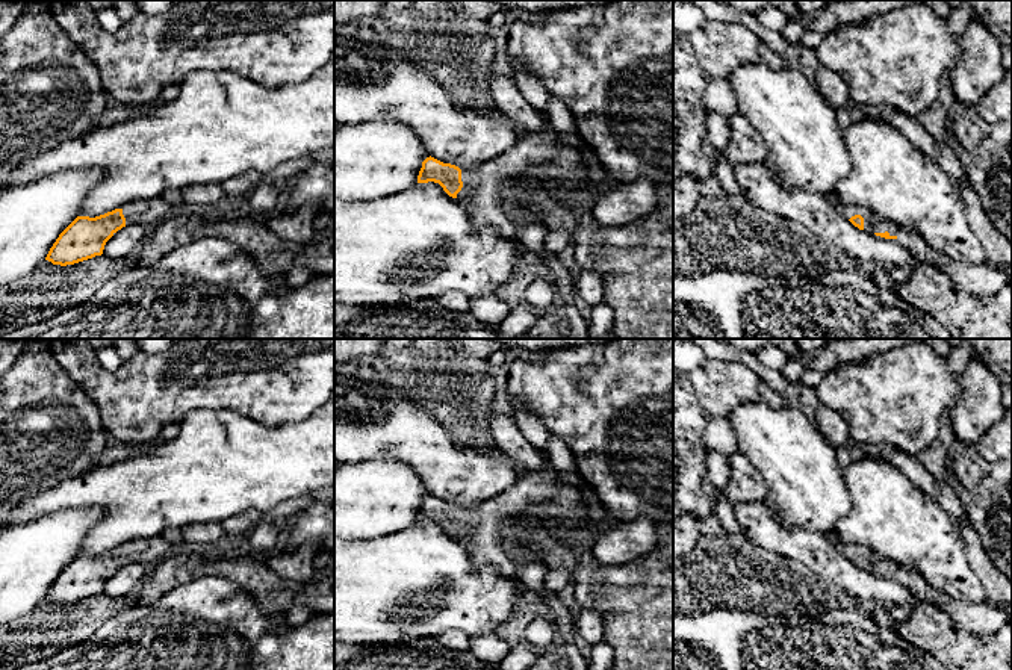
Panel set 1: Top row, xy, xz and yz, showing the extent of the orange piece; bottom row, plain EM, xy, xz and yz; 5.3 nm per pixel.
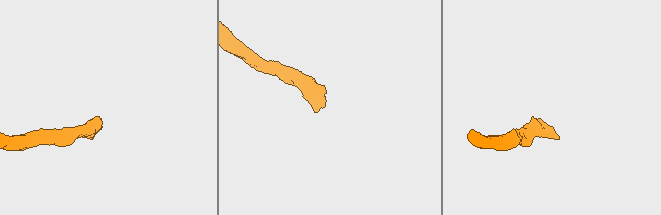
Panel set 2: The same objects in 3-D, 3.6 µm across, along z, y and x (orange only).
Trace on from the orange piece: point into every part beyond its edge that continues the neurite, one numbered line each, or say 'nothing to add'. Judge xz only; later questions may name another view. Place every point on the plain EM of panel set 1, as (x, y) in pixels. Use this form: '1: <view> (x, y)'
1: xz (483, 534)

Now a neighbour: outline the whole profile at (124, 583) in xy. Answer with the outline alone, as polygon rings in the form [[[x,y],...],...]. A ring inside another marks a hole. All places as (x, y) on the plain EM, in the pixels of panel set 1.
[[[129,563],[113,572],[113,575],[106,581],[103,593],[113,599],[133,597],[144,578],[144,564]]]

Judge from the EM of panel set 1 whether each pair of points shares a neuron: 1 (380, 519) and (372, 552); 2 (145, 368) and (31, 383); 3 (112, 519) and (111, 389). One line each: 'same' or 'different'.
1: different
2: different
3: different

